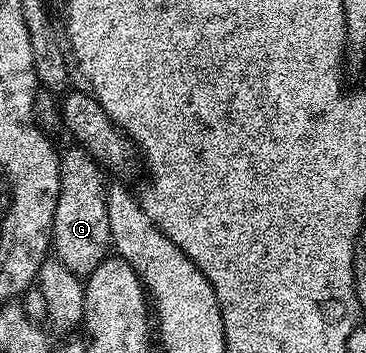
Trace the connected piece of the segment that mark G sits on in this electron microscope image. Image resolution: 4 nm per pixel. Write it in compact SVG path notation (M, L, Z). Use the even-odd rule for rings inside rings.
M76 144L70 147L66 154L60 155L59 200L55 204L51 250L64 266L84 280L111 254L105 199L107 178L101 175L103 168L87 151Z

